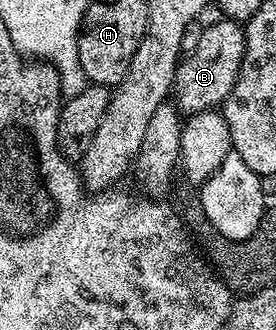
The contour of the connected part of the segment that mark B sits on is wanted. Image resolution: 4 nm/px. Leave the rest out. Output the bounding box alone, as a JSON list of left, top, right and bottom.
[173,19,247,115]

